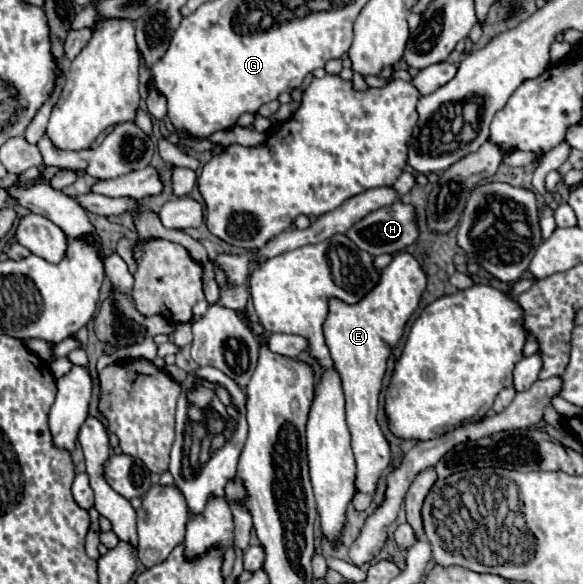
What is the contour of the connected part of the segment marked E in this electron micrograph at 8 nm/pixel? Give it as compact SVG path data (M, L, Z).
M397 252L393 256L393 262L381 270L379 282L357 304L329 298L329 314L323 322L323 336L345 394L347 426L357 460L357 492L353 498L357 510L365 510L371 504L377 480L389 464L389 442L385 440L377 424L379 394L387 370L387 358L401 340L405 322L415 312L425 290L425 282L427 276L421 270L419 262L409 252Z

